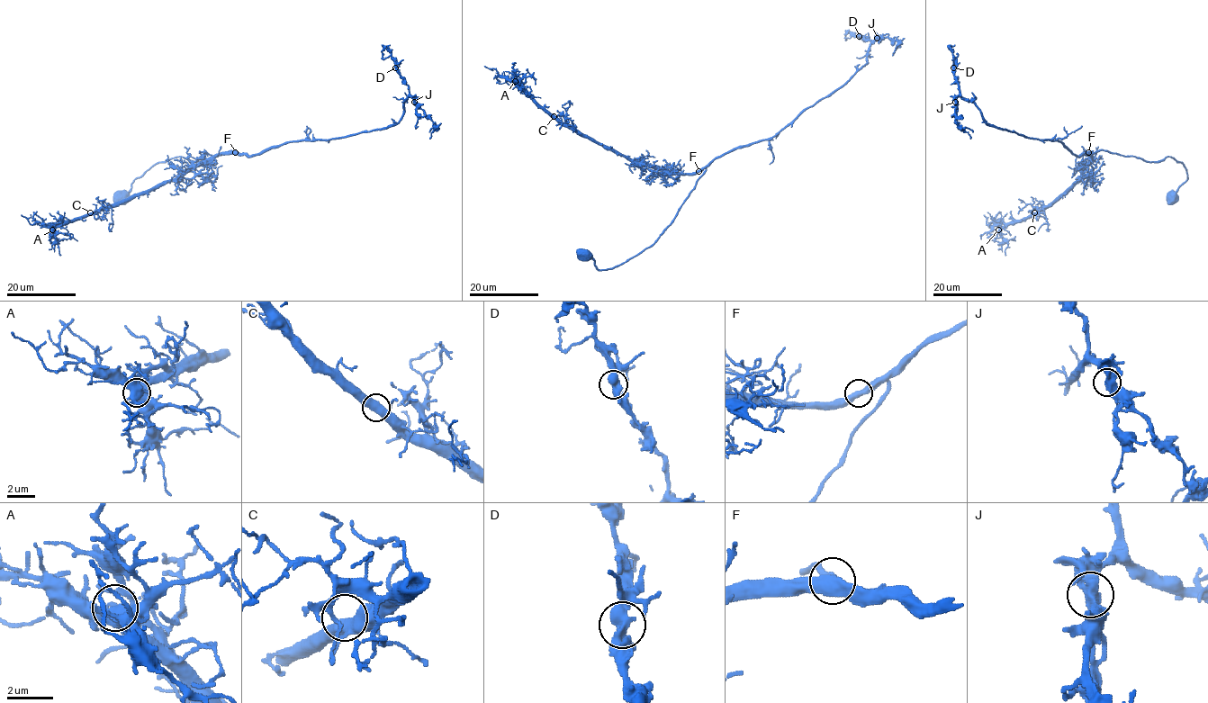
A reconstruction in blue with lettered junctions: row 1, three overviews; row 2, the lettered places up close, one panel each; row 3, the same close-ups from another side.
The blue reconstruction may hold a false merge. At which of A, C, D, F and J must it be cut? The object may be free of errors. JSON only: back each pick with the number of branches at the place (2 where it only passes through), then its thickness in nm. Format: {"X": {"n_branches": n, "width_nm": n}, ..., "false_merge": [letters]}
{"false_merge": []}

